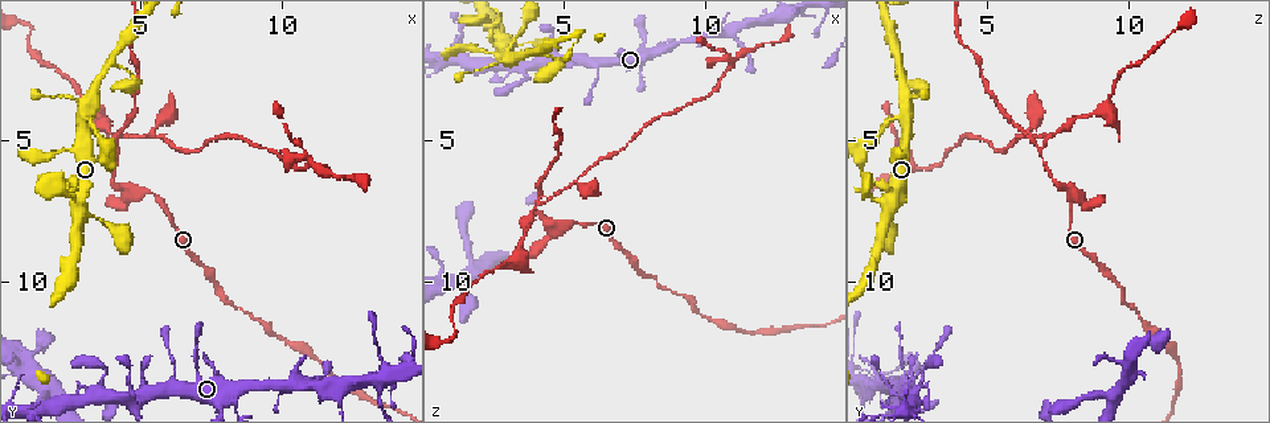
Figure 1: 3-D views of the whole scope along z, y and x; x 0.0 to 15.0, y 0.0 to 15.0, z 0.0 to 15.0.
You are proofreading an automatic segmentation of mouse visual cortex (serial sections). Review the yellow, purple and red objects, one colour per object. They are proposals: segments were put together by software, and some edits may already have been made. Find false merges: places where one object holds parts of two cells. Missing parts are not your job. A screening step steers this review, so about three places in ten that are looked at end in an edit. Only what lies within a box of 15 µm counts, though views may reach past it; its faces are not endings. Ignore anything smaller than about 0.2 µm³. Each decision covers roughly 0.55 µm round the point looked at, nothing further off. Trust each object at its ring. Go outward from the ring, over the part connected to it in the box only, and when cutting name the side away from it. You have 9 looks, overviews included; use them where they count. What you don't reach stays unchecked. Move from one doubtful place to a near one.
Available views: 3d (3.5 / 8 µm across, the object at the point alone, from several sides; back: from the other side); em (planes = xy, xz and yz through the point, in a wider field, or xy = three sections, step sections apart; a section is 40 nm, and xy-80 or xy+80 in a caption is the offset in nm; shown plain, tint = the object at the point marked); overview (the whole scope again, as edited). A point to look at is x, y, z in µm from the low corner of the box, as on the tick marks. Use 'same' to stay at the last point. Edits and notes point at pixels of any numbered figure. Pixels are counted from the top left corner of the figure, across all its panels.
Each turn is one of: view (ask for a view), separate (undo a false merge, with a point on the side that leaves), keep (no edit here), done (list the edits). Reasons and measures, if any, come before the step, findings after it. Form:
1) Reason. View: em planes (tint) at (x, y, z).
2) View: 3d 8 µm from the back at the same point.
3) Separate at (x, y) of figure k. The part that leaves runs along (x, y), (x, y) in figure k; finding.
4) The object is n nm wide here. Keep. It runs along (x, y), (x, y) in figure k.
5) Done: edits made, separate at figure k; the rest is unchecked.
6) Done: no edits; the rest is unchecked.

Sharp bend. View: 3d 3.5 µm at (3.0, 4.1, 2.2).

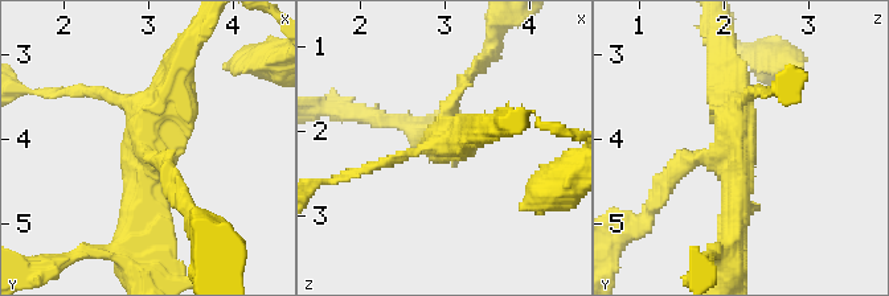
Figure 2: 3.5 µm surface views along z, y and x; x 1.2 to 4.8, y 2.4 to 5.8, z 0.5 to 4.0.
Shape alone is not enough. View: em xy step 3 (tint) at (3.00, 4.20, 2.15).

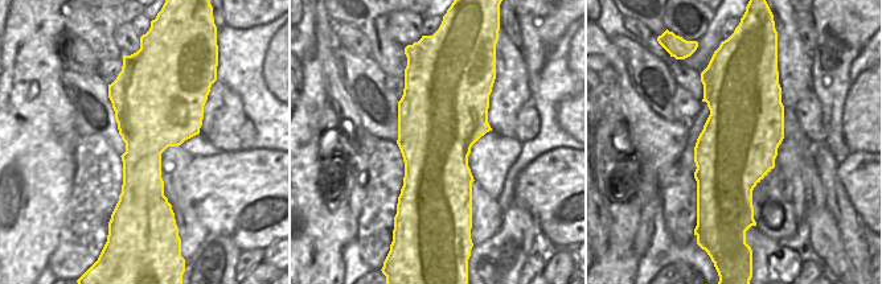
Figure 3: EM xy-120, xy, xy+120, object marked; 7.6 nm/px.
Cut it another way. View: em xy step 5 (tint) at the same point.

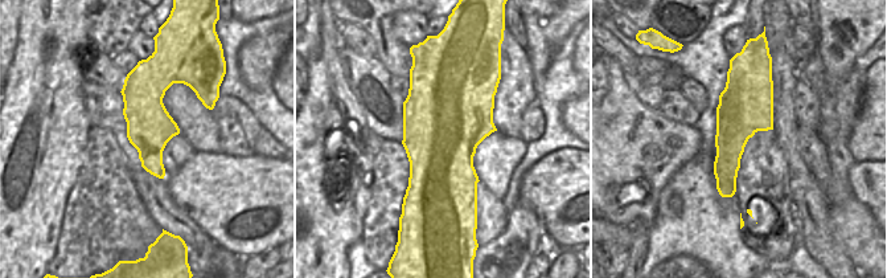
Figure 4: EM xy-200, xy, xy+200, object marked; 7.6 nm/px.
Keep. It runs along (148, 250), (152, 119), (176, 74) in figure 2; one cell here.

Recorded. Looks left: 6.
Sharp bend. View: 3d 3.5 µm from the back at (4.1, 6.6, 7.5).

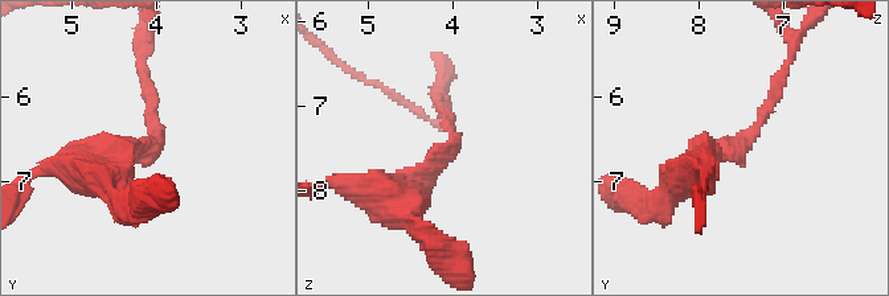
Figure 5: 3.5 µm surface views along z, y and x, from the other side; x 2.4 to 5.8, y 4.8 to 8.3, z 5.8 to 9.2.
View: em planes (tint) at (4.00, 6.60, 7.50).

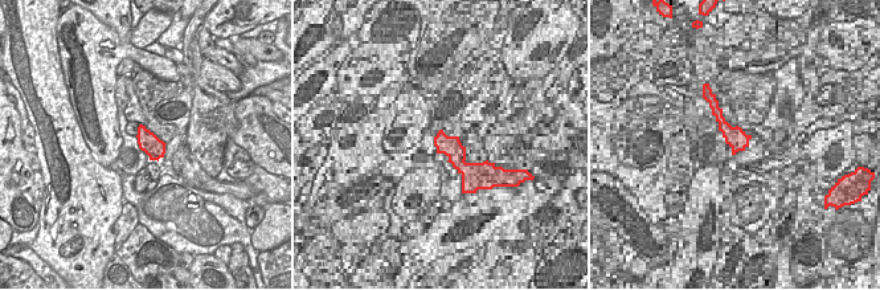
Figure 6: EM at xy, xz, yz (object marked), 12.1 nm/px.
Another direction. View: em xy step 5 (tint) at the same point.

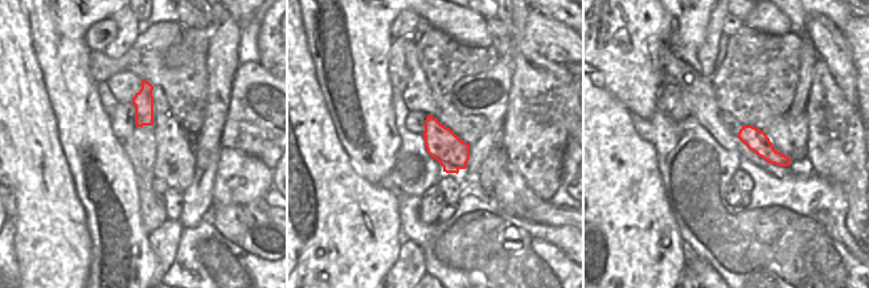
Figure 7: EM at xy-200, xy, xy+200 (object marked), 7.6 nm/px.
Keep. It runs along (700, 164), (737, 148), (781, 70) in figure 5; one cell here.

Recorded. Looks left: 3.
Three-way junction. View: 3d 3.5 µm at (4.2, 4.9, 7.2).

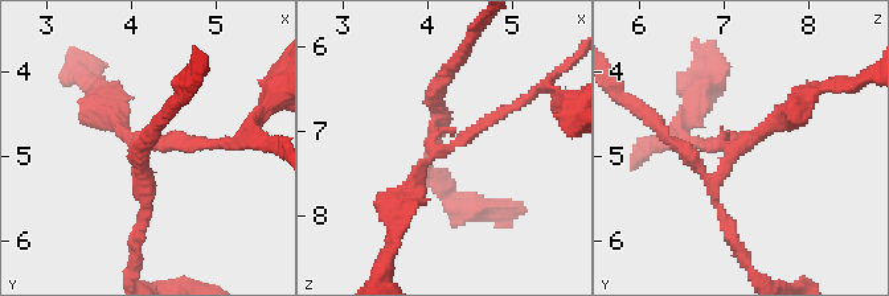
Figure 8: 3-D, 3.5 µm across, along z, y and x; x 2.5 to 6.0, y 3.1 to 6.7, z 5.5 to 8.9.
3 arms meet here; the arms are 150, 150, 250 nm wide; shape alone is not enough. View: em planes (tint) at (4.10, 4.80, 7.25).

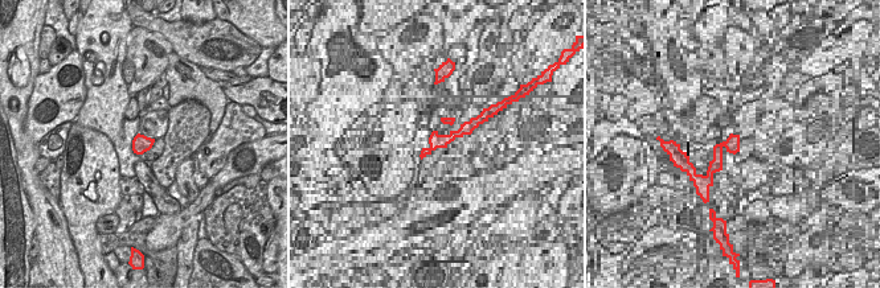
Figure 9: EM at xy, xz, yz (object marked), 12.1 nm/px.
Separate at (442, 152) of figure 8. The part that leaves runs along (431, 128), (449, 149), (521, 102) in figure 8; two cells meet here.

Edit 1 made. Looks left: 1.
Done: edits made, separate at figure 8; the rest is unchecked.

